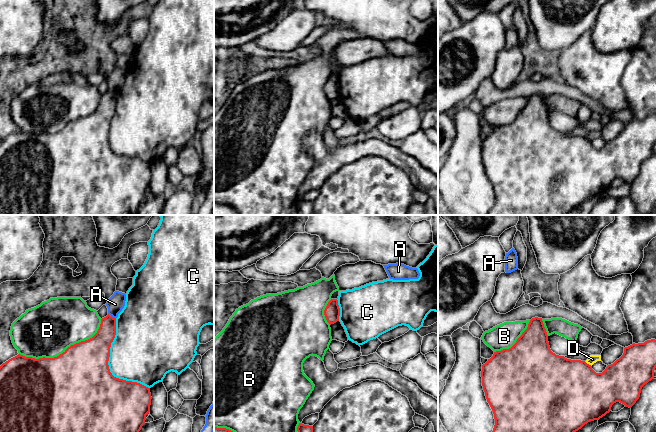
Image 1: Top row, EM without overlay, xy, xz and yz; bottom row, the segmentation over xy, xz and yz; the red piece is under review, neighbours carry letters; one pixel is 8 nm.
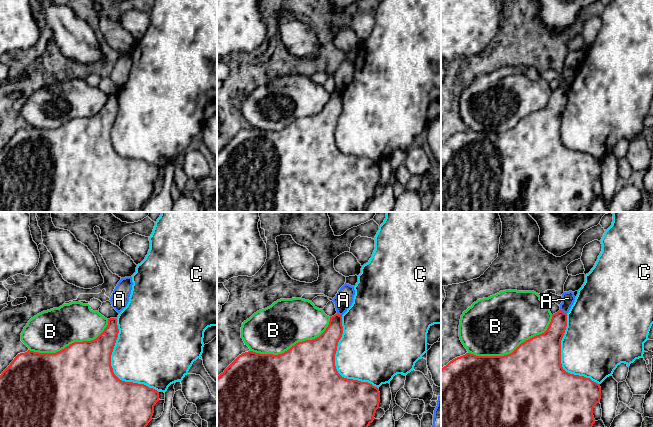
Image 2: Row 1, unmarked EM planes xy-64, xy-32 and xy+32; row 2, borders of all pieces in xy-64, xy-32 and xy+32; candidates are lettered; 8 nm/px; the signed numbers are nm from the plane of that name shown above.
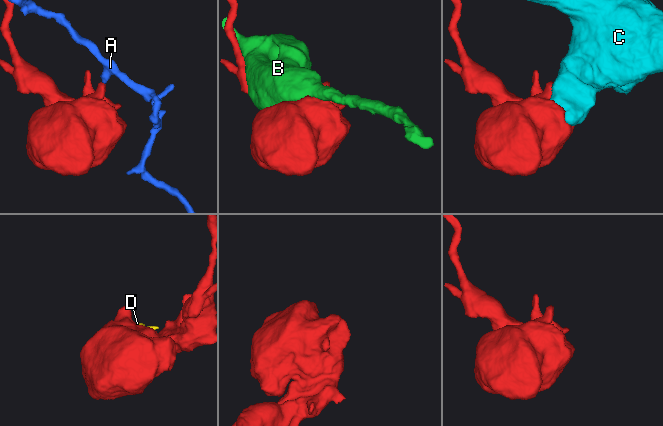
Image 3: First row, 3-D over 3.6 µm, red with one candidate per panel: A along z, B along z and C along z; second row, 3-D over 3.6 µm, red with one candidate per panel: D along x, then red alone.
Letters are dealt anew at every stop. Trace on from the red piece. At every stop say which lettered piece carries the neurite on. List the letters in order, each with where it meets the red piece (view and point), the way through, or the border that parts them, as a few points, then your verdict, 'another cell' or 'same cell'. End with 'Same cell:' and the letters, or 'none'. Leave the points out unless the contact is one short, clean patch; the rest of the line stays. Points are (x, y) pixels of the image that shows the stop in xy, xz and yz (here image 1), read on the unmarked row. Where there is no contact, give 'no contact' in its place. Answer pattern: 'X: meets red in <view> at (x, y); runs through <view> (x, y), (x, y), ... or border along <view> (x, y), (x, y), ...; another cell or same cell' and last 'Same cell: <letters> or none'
A: meets red in xy at (111, 92); border along xy (108, 89), (115, 94); another cell
B: meets red in xy at (65, 126); another cell
C: meets red in xy at (108, 141); another cell
D: meets red in yz at (588, 140); border along yz (584, 137), (591, 142); another cell
Same cell: none

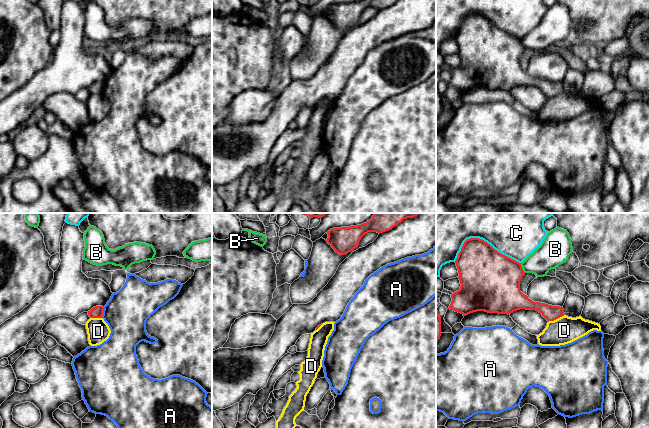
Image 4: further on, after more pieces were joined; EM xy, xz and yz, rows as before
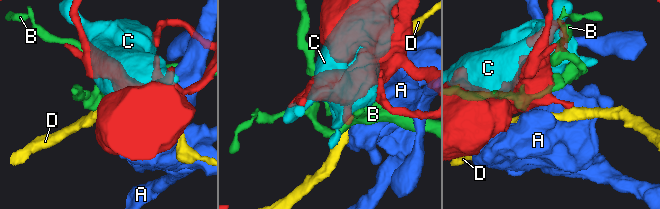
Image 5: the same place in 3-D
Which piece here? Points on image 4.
A: meets red in xy at (102, 88); another cell
B: meets red in yz at (521, 44); another cell
C: meets red in yz at (483, 16); another cell
D: meets red in yz at (556, 94); border along yz (564, 90), (548, 98); another cell
Same cell: none

